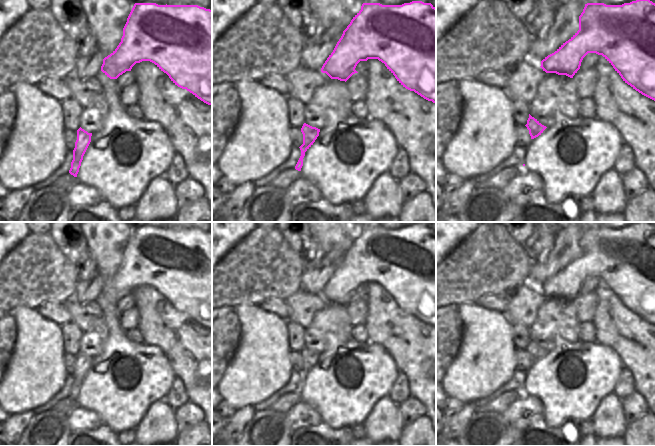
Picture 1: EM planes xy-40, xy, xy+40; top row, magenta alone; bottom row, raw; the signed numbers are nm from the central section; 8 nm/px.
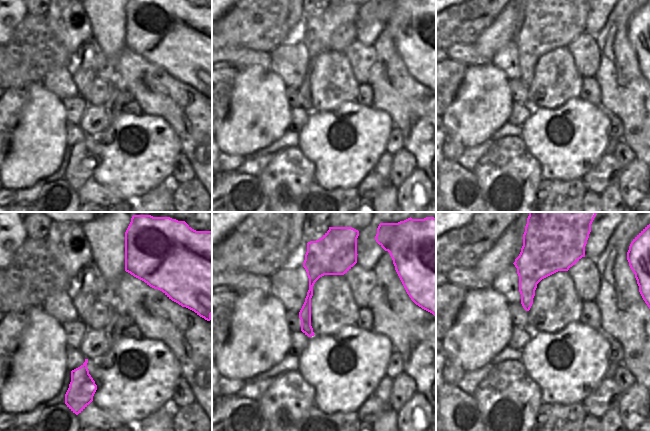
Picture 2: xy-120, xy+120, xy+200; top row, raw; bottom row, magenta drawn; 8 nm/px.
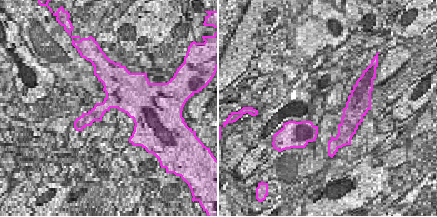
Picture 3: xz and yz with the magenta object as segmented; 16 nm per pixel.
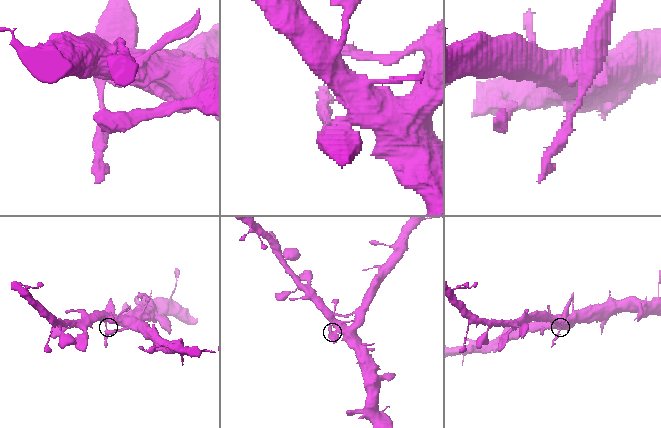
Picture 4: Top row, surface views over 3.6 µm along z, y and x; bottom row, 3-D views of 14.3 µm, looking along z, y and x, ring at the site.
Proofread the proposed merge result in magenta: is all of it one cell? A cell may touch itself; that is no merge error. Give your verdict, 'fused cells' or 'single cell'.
single cell

